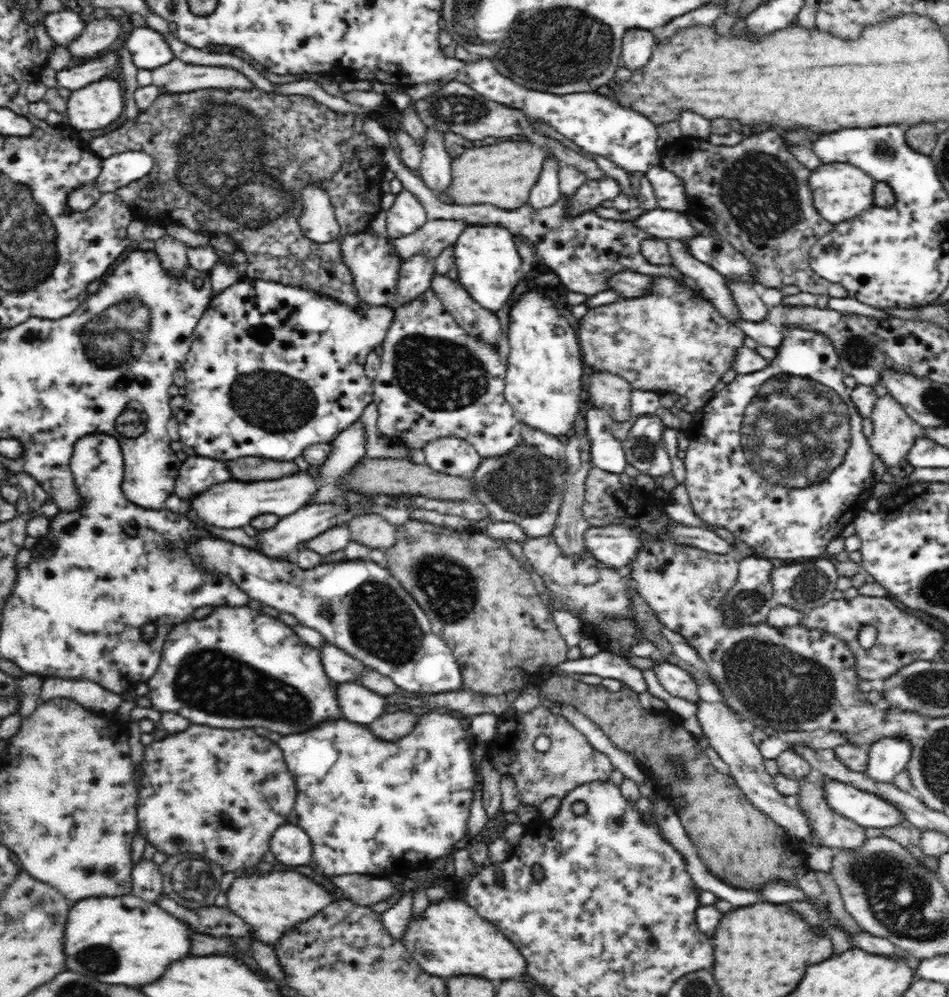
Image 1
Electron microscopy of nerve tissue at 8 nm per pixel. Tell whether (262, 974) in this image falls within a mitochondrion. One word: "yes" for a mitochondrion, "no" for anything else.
no

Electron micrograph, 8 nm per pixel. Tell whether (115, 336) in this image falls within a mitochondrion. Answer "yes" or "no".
yes

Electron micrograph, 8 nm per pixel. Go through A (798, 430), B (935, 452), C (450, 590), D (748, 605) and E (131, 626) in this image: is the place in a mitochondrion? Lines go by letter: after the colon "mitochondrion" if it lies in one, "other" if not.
A: mitochondrion
B: other
C: mitochondrion
D: mitochondrion
E: other

